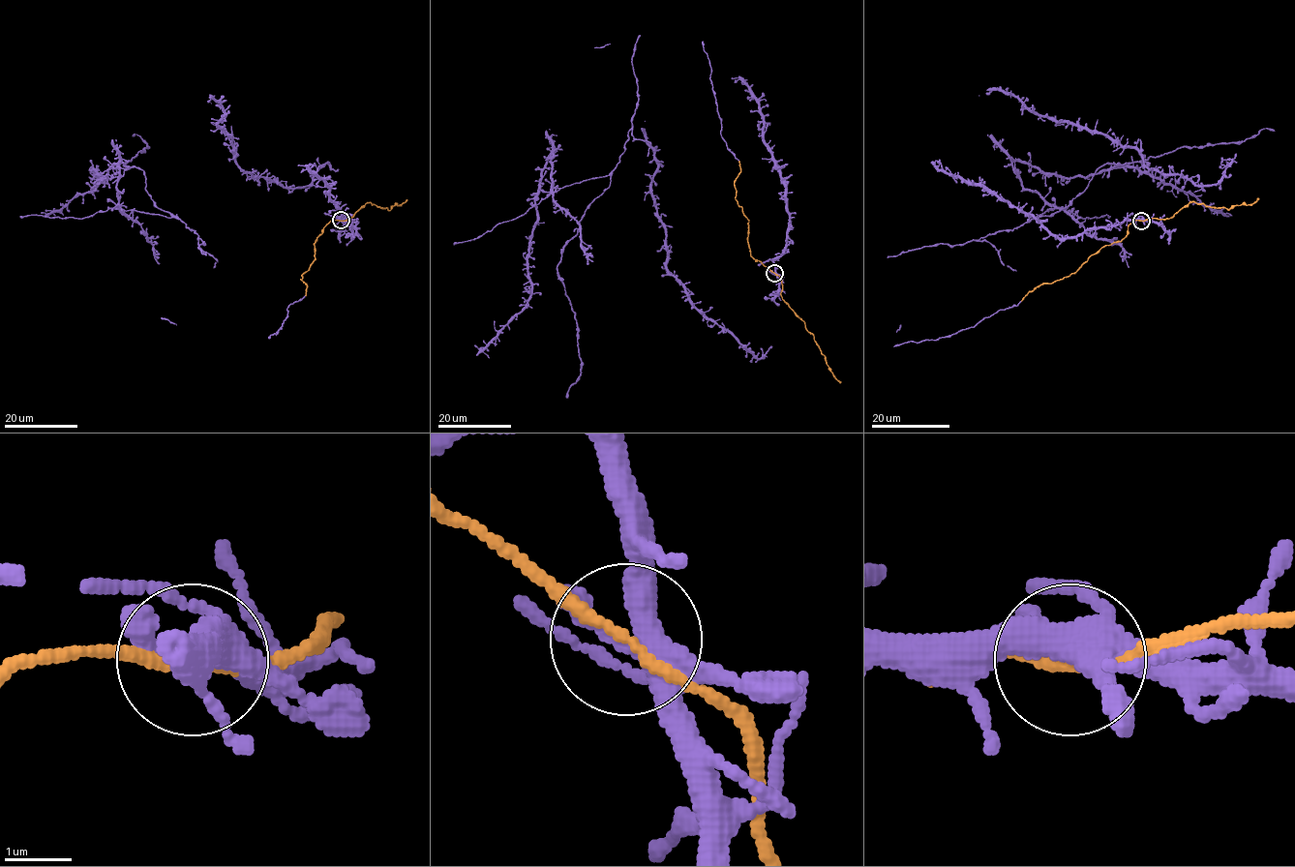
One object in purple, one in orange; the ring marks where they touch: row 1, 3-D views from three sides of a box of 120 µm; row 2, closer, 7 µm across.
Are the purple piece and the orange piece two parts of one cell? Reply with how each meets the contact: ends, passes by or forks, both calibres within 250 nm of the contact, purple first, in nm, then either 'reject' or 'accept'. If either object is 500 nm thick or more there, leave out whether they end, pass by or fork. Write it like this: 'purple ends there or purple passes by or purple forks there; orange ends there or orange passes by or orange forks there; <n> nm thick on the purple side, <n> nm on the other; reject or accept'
purple forks there; orange passes by; 320 nm thick on the purple side, 150 nm on the other; accept

